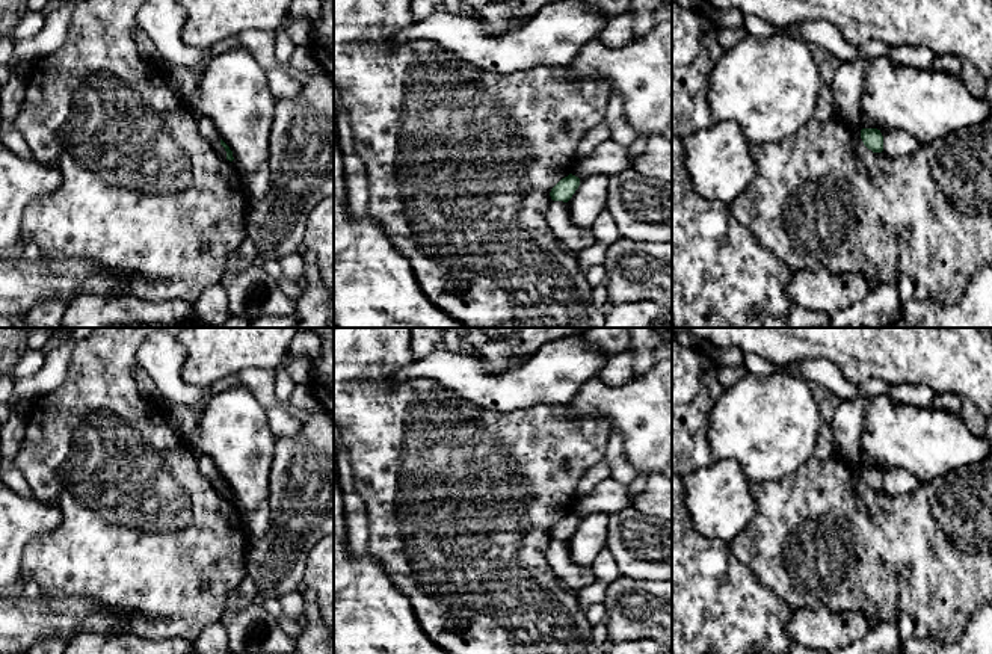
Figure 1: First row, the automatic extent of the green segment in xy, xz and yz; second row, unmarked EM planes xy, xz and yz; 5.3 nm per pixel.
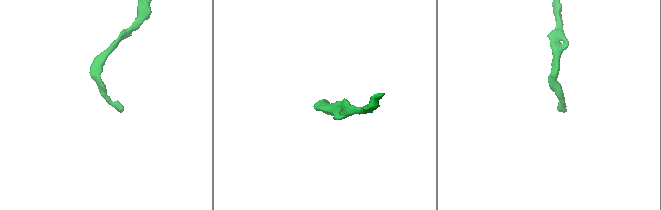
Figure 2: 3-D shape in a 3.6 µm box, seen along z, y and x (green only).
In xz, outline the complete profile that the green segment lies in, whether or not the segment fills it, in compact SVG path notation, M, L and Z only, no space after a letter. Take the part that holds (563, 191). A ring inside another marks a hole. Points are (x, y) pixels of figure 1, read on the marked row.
M569 174L562 178L550 192L553 201L568 202L580 186L580 178Z

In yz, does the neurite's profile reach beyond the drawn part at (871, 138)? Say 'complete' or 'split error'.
complete

